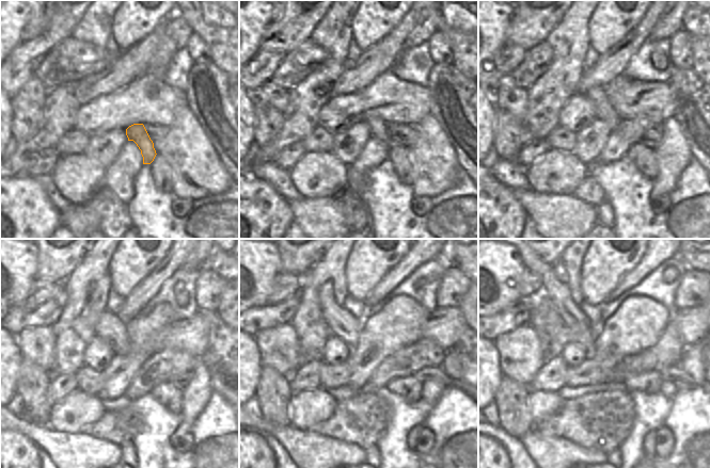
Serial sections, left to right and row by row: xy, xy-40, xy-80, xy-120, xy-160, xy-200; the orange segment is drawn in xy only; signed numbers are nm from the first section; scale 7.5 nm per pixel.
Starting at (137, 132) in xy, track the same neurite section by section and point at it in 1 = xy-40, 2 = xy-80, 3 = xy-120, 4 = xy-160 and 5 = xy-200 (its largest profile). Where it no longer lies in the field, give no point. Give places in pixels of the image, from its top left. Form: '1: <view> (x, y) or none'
1: xy-40 (378, 127)
2: xy-80 (604, 111)
3: xy-120 (109, 327)
4: xy-160 (343, 324)
5: xy-200 (558, 293)

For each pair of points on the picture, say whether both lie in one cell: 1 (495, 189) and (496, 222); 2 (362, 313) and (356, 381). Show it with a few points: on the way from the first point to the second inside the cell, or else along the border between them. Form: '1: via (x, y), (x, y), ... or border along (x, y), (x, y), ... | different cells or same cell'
1: via (494, 197), (494, 213) | same cell
2: border along (369, 313), (363, 320) | different cells

